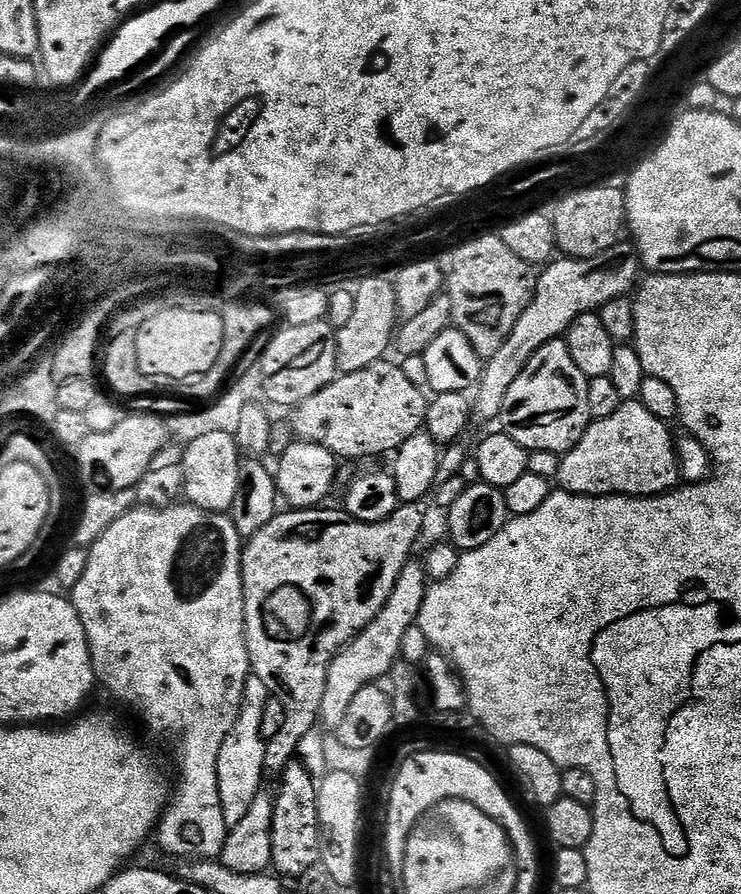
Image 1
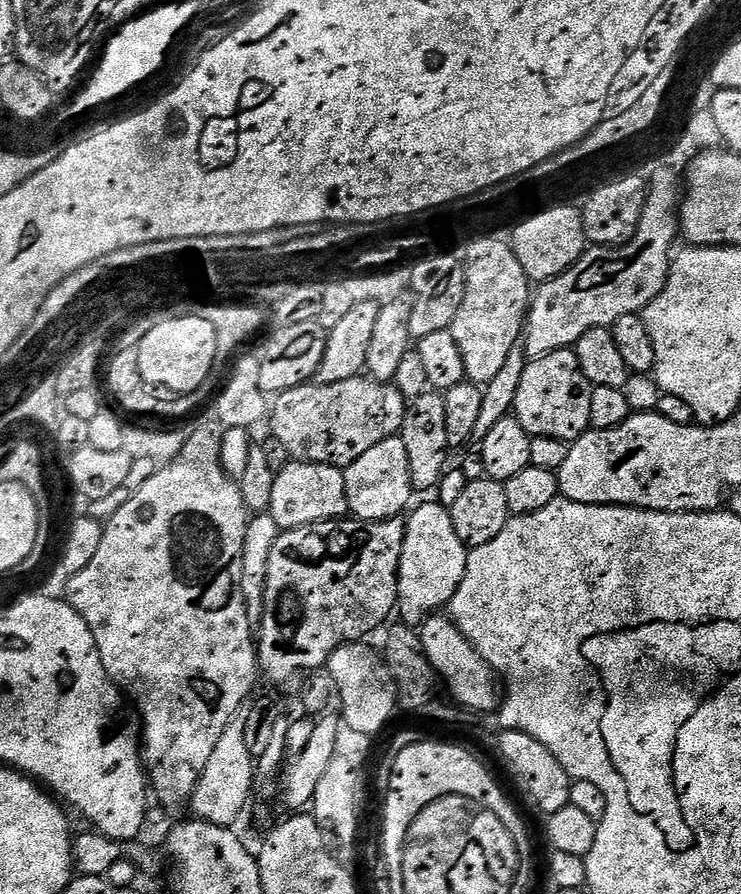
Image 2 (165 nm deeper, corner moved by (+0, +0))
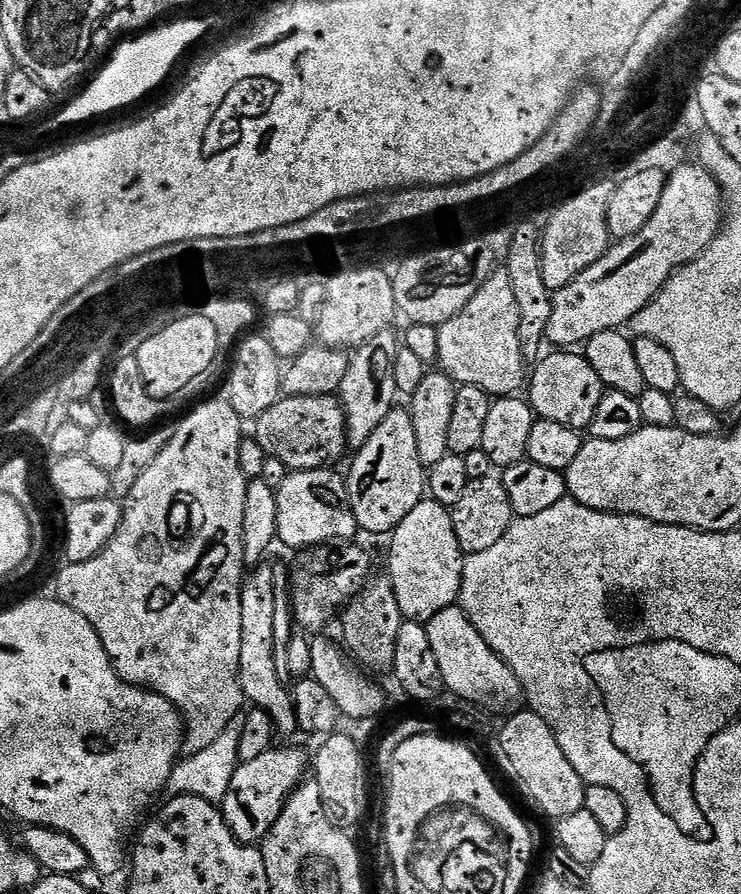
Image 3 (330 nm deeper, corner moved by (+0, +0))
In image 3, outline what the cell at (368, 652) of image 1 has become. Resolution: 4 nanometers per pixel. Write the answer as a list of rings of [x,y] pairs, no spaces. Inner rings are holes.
[[[273,746],[268,751],[258,754],[258,758],[250,758],[236,766],[236,773],[230,782],[230,790],[224,796],[222,801],[222,811],[224,820],[228,823],[228,829],[235,834],[236,839],[241,844],[255,845],[263,841],[268,832],[274,826],[274,822],[282,814],[284,803],[288,801],[289,796],[300,787],[305,779],[306,771],[310,768],[310,756],[300,748],[279,748]]]

